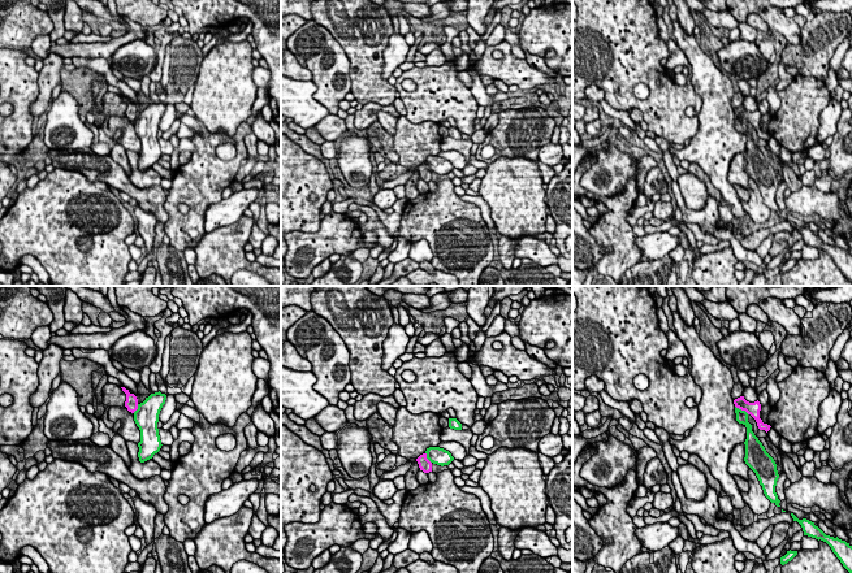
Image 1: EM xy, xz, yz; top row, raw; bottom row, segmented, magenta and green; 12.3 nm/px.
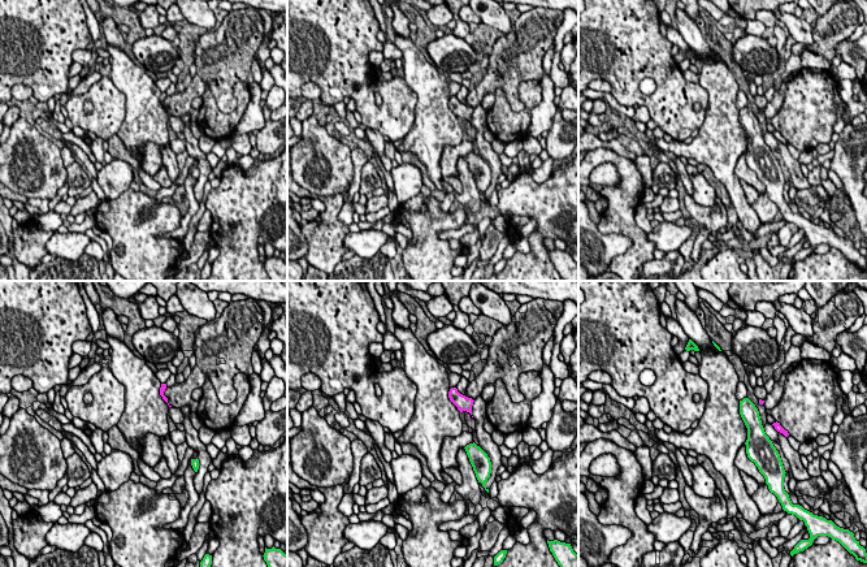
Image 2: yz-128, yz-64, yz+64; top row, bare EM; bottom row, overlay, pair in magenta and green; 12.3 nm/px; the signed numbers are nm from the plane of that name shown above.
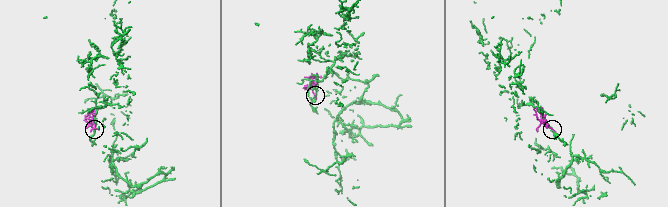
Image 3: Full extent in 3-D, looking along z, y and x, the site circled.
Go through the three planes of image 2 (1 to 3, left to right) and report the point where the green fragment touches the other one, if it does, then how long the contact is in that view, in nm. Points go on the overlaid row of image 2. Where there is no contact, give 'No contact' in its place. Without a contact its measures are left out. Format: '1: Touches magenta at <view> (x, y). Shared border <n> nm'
1: No contact
2: No contact
3: No contact

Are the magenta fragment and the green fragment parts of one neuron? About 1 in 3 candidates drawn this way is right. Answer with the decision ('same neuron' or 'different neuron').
different neuron

